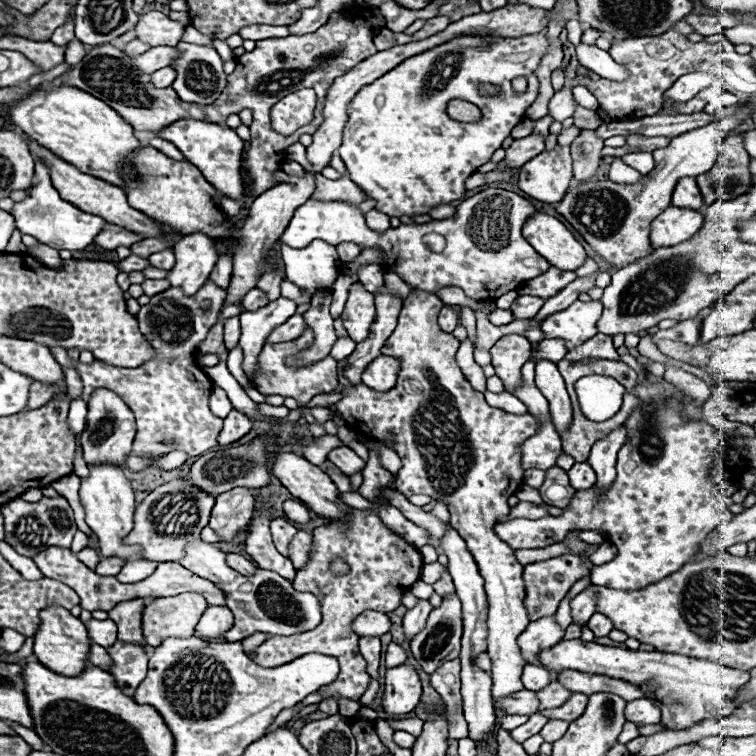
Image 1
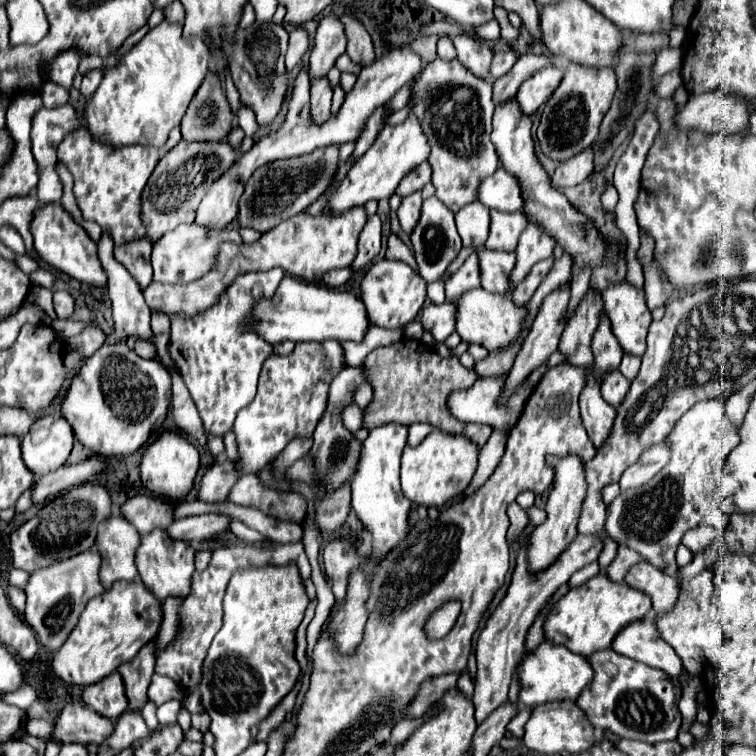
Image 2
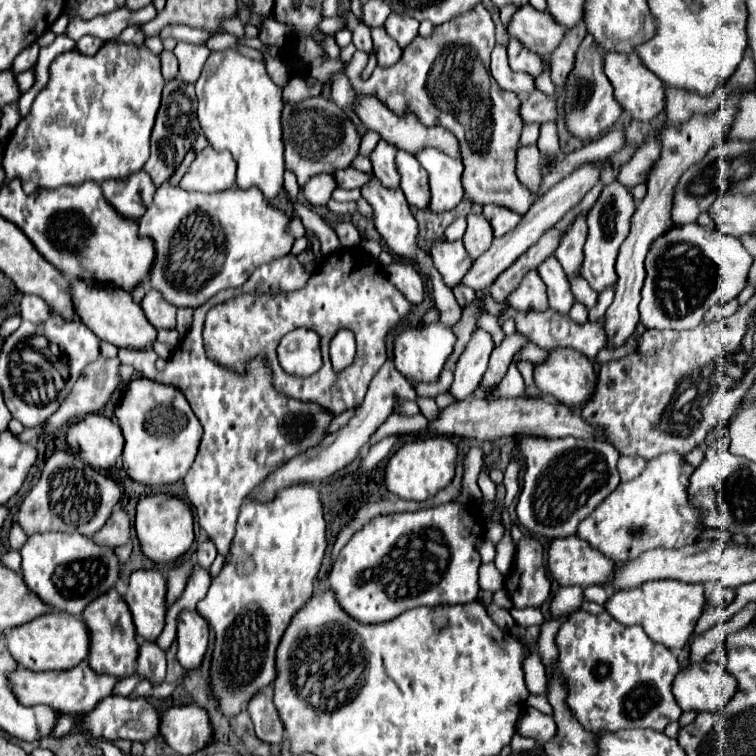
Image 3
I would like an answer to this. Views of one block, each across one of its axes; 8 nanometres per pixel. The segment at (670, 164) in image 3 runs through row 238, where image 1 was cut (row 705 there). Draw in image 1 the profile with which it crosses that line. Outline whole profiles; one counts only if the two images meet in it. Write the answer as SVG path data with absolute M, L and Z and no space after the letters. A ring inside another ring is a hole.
M638 698L638 700L626 702L624 714L626 714L628 722L634 722L638 726L660 724L660 708L648 698Z

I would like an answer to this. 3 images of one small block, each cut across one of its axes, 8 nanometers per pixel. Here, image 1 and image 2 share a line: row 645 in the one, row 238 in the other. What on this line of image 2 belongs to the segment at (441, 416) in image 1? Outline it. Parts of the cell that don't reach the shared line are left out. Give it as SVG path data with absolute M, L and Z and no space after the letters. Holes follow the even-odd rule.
M490 210L490 236L486 240L488 250L504 250L514 252L518 244L518 236L528 224L528 218L524 212L506 214L500 210Z

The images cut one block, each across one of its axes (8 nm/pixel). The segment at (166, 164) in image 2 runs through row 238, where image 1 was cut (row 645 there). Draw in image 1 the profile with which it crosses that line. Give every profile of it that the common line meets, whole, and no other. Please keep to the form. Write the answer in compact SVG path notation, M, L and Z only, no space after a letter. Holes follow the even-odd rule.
M186 592L168 598L156 598L144 608L142 630L148 646L158 646L170 636L190 638L200 620L200 614L208 608L202 594Z

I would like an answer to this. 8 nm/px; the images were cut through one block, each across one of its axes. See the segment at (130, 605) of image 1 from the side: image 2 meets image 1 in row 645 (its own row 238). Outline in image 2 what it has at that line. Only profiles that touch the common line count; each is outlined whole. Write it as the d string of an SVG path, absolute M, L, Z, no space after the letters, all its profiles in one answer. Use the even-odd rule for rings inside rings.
M146 238L130 240L114 248L116 260L132 274L132 278L140 284L140 288L146 288L152 282L150 254L152 254L152 244Z

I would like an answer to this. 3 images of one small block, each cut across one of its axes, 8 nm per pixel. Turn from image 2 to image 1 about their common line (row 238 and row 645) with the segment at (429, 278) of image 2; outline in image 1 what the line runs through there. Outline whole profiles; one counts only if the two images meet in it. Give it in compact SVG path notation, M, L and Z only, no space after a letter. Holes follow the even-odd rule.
M456 594L442 598L442 604L434 608L426 620L424 630L410 642L412 654L426 674L432 674L438 666L458 658L462 636L462 606Z

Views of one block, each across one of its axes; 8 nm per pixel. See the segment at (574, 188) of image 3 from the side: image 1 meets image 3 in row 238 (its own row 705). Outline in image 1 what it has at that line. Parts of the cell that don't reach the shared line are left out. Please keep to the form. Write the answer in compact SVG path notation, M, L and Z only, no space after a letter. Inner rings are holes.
M520 690L520 694L510 694L500 702L494 700L494 706L504 710L506 714L534 714L538 712L538 698L532 690Z

